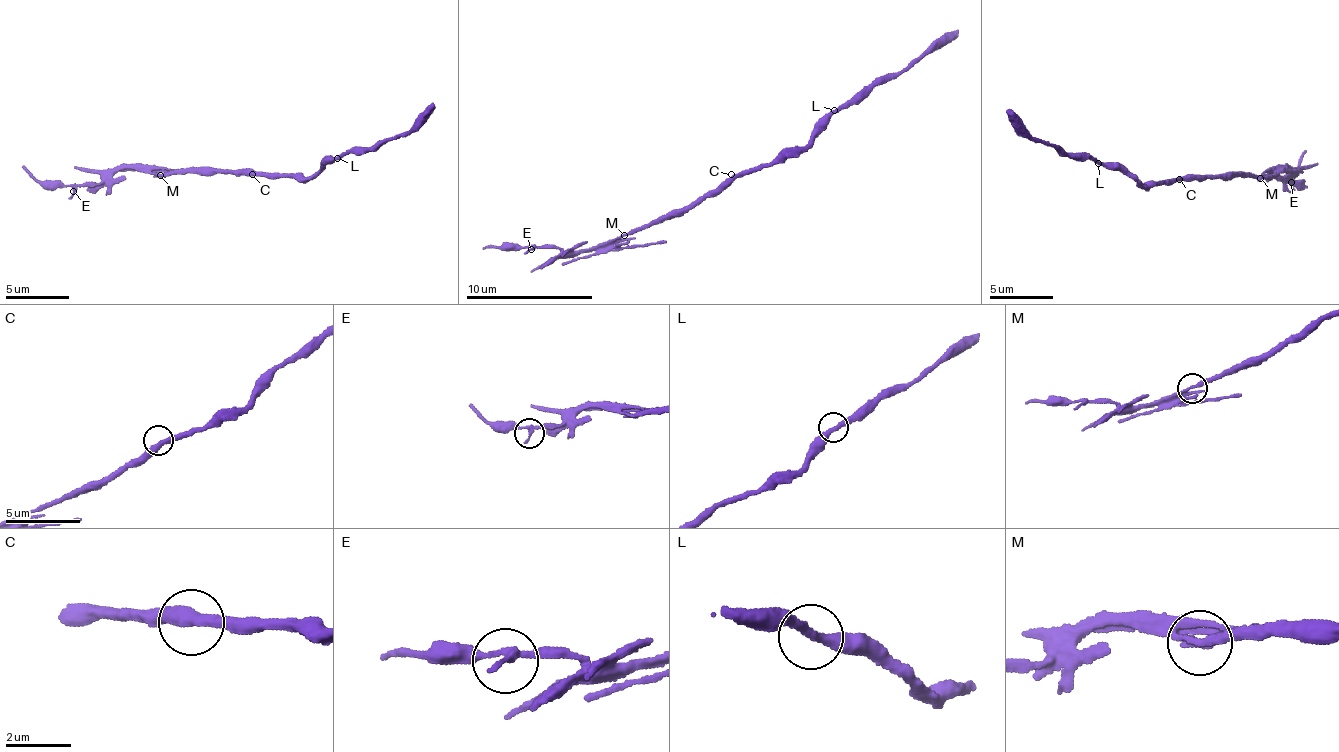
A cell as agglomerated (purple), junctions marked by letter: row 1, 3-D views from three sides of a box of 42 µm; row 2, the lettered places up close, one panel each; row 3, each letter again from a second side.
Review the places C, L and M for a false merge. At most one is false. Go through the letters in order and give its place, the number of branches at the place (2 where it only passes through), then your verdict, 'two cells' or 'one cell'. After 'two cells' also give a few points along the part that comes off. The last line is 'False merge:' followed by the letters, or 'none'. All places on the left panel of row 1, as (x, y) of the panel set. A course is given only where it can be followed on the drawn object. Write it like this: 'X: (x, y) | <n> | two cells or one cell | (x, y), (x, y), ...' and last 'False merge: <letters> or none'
C: (252, 174) | 2 | one cell
L: (337, 158) | 2 | one cell
M: (160, 175) | 2 | two cells | (161, 174), (111, 170), (98, 182), (36, 183), (21, 166)
False merge: M

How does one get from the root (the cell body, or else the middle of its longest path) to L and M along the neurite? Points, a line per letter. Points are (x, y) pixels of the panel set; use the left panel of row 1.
L: (256, 173), (308, 180), (325, 164), (337, 158)
M: (256, 173), (183, 169), (175, 174), (161, 174)

